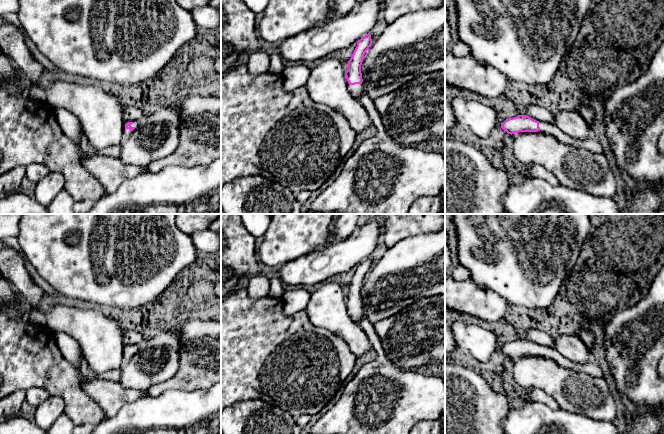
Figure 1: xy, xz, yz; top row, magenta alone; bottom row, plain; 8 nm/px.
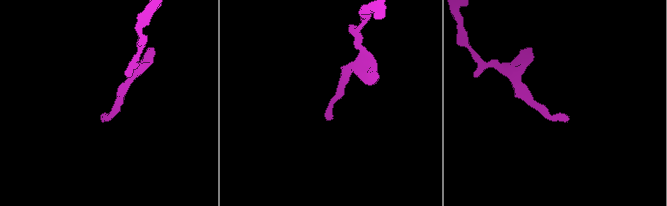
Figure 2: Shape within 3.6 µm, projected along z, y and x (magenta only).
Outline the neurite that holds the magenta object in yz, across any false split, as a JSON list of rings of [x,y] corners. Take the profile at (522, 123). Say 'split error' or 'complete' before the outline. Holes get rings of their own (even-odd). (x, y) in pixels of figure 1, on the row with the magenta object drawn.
split error; [[[518,115],[501,123],[501,128],[508,134],[519,132],[542,132],[555,137],[558,141],[572,146],[583,148],[593,153],[605,154],[603,146],[594,136],[586,140],[572,139],[563,133],[557,126],[545,121],[536,121],[527,115]]]

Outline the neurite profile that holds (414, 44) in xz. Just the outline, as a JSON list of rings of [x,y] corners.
[[[445,3],[407,13],[388,24],[364,55],[362,89],[374,101],[422,74],[442,70],[445,70]]]

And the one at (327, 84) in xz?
[[[335,58],[322,61],[310,70],[306,84],[310,98],[342,114],[358,134],[372,125],[366,109],[349,92],[349,83],[341,62]]]

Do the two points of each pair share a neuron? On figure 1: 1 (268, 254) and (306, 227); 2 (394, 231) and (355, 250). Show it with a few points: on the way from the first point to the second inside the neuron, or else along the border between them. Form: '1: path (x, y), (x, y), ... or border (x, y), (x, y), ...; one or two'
1: path (277, 250), (297, 230); one
2: border (382, 224), (380, 238); two

